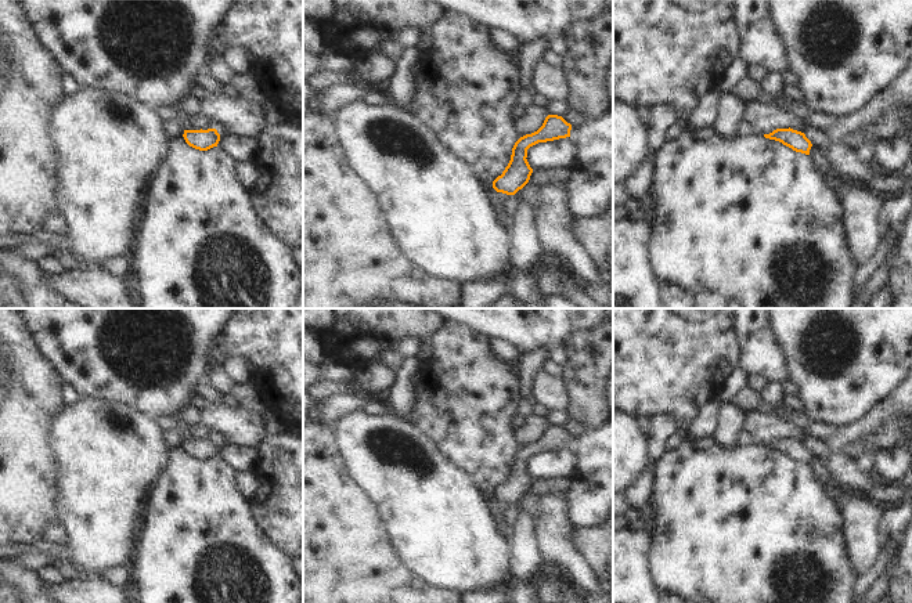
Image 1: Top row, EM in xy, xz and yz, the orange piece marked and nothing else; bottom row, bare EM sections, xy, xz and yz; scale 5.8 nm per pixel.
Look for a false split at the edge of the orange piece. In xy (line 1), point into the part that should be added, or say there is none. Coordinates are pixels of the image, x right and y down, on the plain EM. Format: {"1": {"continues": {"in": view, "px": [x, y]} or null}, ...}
{"1": {"continues": null}}

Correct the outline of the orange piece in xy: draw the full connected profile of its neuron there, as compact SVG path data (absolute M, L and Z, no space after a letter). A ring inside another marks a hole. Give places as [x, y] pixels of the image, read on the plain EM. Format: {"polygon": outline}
{"polygon": "M216 438L184 440L183 447L190 456L199 461L208 461L213 456L217 456L220 451L220 444Z"}

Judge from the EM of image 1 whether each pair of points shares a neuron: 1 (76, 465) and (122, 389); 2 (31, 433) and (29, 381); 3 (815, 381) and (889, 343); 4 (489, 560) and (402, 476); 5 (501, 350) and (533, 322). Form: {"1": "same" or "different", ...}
{"1": "different", "2": "same", "3": "same", "4": "same", "5": "different"}

